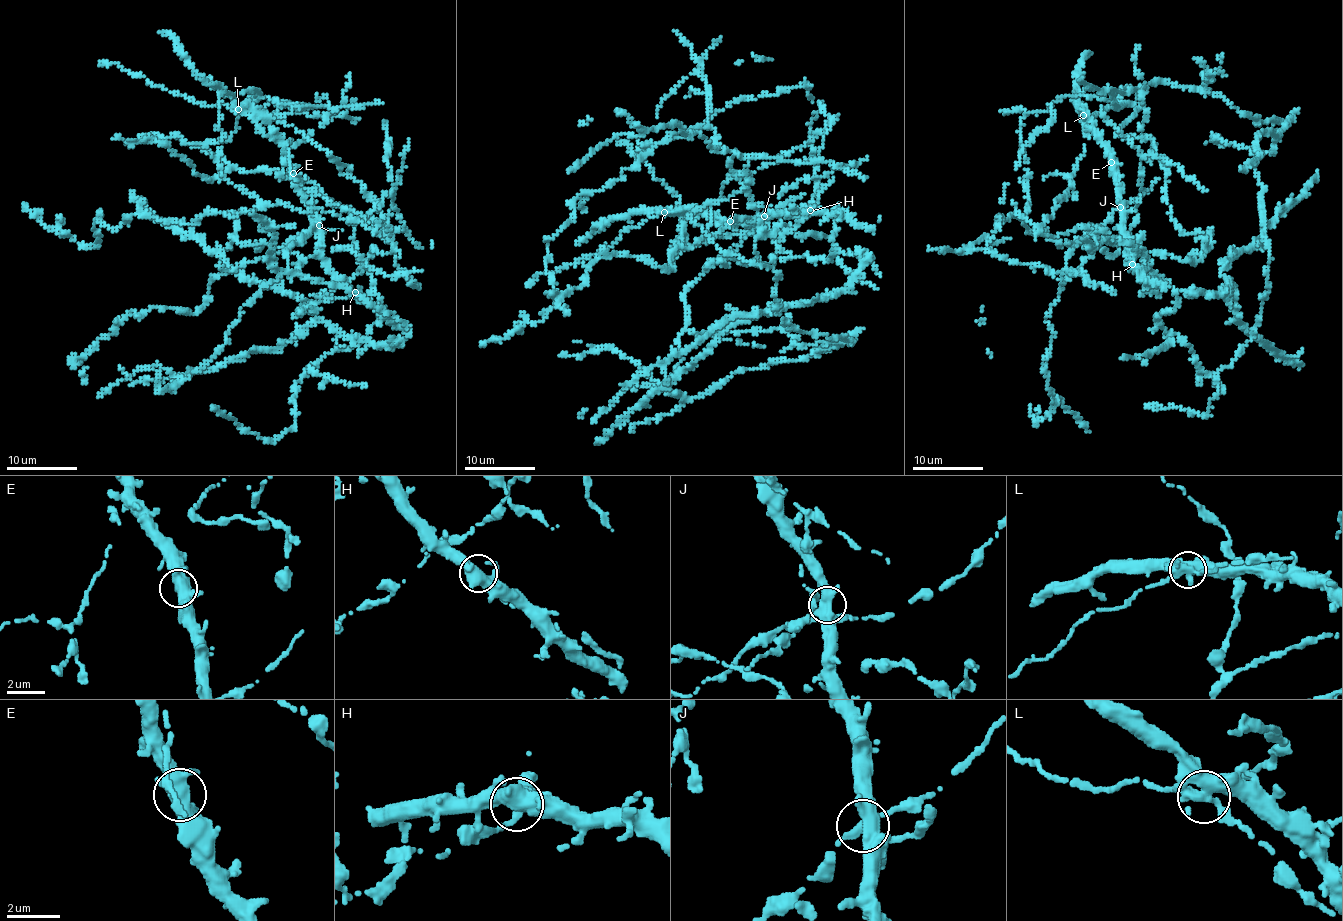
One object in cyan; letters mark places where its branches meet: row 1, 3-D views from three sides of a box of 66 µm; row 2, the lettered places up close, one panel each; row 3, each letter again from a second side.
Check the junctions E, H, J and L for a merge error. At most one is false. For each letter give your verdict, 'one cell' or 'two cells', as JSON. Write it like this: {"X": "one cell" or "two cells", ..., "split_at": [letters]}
{"E": "one cell", "H": "one cell", "J": "one cell", "L": "one cell", "split_at": []}

